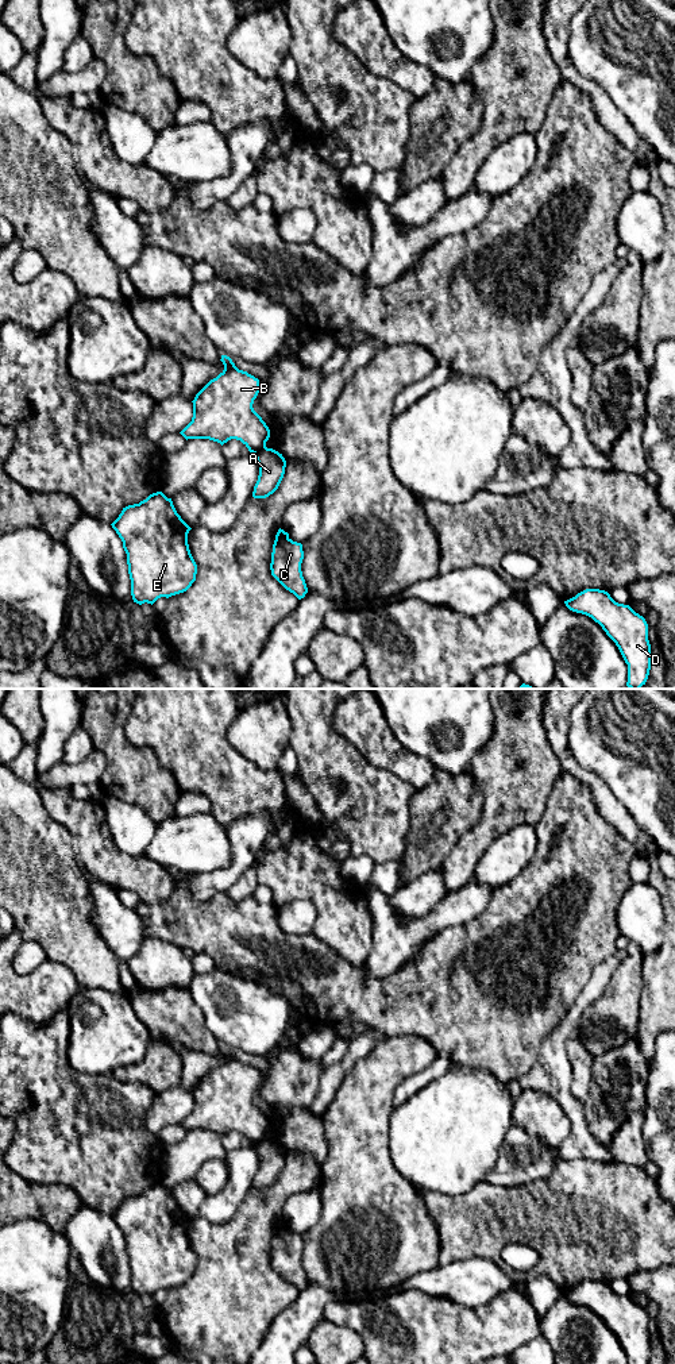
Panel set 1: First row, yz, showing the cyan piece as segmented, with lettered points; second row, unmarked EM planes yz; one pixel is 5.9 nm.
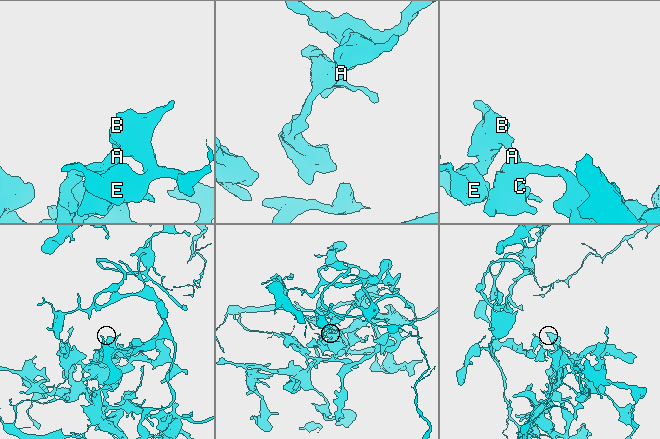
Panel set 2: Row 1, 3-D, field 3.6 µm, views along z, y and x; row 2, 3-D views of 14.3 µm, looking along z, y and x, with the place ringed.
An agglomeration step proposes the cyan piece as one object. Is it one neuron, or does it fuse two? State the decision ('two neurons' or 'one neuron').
two neurons

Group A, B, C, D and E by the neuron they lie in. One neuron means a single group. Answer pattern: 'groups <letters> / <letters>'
groups A C / B D E

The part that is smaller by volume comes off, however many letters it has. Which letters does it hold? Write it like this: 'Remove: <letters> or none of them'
Remove: A, C

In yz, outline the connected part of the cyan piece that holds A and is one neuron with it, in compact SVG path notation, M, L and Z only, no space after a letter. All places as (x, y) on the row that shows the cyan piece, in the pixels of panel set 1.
M267 447L255 452L255 458L259 466L259 475L252 497L266 498L278 489L285 474L286 461L282 454Z

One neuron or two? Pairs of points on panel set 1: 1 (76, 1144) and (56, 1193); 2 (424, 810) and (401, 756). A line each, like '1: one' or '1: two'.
1: two
2: two

